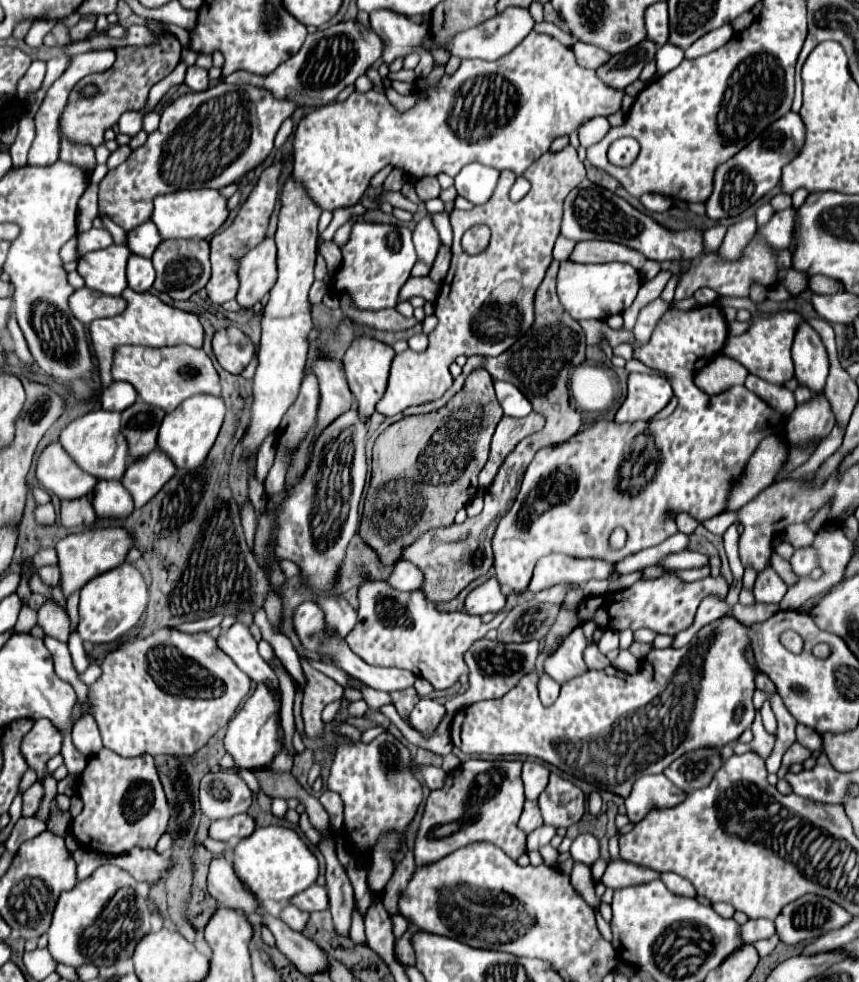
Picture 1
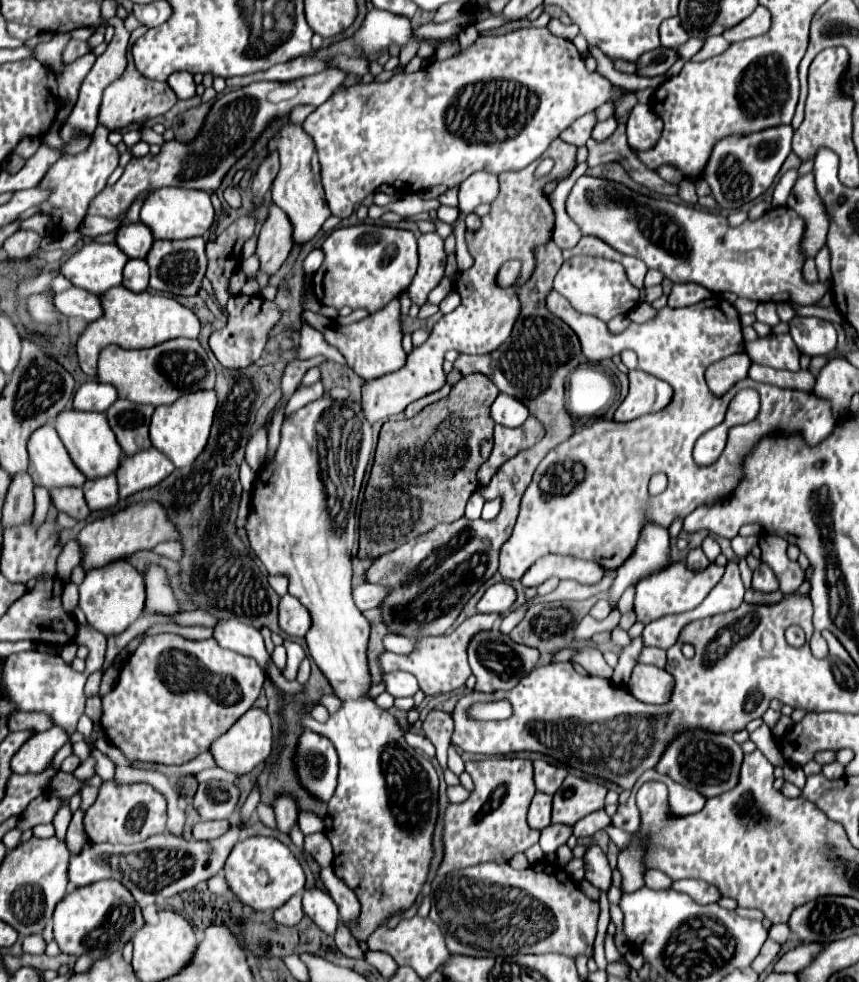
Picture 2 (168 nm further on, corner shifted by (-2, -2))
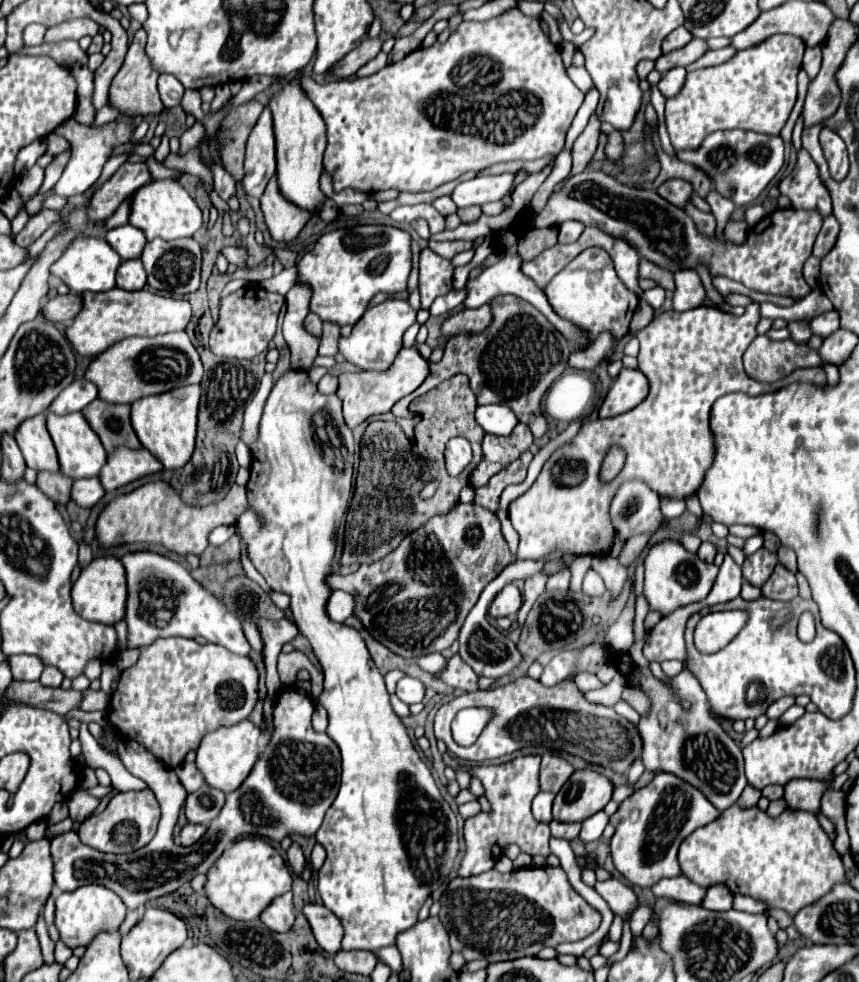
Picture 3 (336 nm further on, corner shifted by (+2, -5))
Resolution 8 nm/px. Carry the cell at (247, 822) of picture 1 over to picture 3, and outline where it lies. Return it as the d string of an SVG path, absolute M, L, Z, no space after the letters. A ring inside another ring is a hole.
M186 824L182 828L182 832L180 832L182 846L190 846L190 844L198 842L198 838L202 838L204 832L206 832L206 826L204 824Z

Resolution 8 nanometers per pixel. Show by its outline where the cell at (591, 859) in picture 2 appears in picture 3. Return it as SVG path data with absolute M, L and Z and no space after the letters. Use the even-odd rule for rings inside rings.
M598 880L594 884L594 890L608 902L610 910L614 914L620 914L622 918L626 914L632 914L636 908L636 894L632 892L632 888L628 888L626 884L622 884L620 880Z

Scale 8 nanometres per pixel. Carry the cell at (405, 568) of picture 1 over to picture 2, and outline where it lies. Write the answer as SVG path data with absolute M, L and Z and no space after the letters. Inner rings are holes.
M362 583L356 589L352 589L352 599L360 611L374 609L380 605L380 601L386 597L388 589L382 585L372 585L372 583Z

